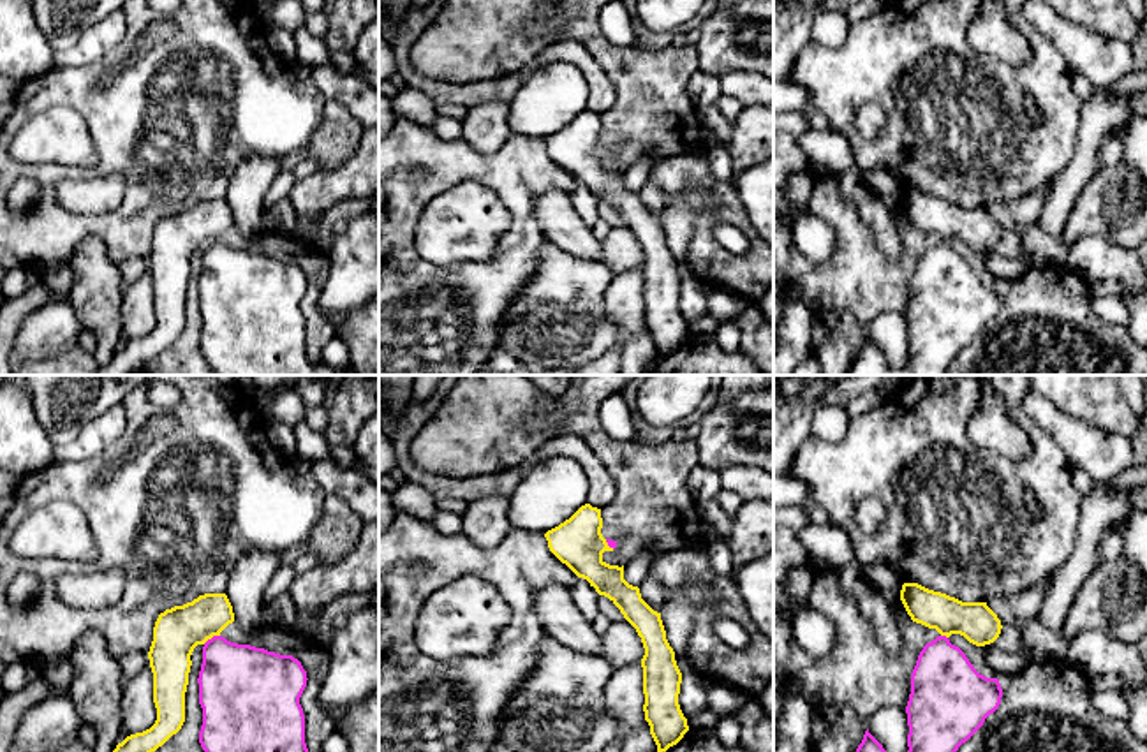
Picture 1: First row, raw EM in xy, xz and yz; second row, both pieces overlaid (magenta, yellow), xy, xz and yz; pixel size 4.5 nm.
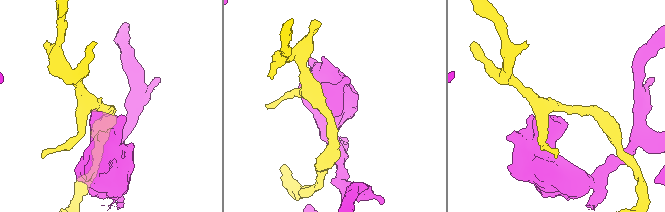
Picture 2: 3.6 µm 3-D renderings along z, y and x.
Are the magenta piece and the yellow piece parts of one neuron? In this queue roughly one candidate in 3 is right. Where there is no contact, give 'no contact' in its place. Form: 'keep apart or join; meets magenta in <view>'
keep apart; meets magenta in xy

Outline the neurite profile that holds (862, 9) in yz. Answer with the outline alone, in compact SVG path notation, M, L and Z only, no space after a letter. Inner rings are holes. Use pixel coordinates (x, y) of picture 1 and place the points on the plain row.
M858 0L846 9L847 23L855 23L876 14L886 2L884 0Z

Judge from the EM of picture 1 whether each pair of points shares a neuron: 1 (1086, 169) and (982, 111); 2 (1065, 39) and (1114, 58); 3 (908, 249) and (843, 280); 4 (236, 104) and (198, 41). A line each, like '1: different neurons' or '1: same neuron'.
1: different neurons
2: same neuron
3: same neuron
4: same neuron

